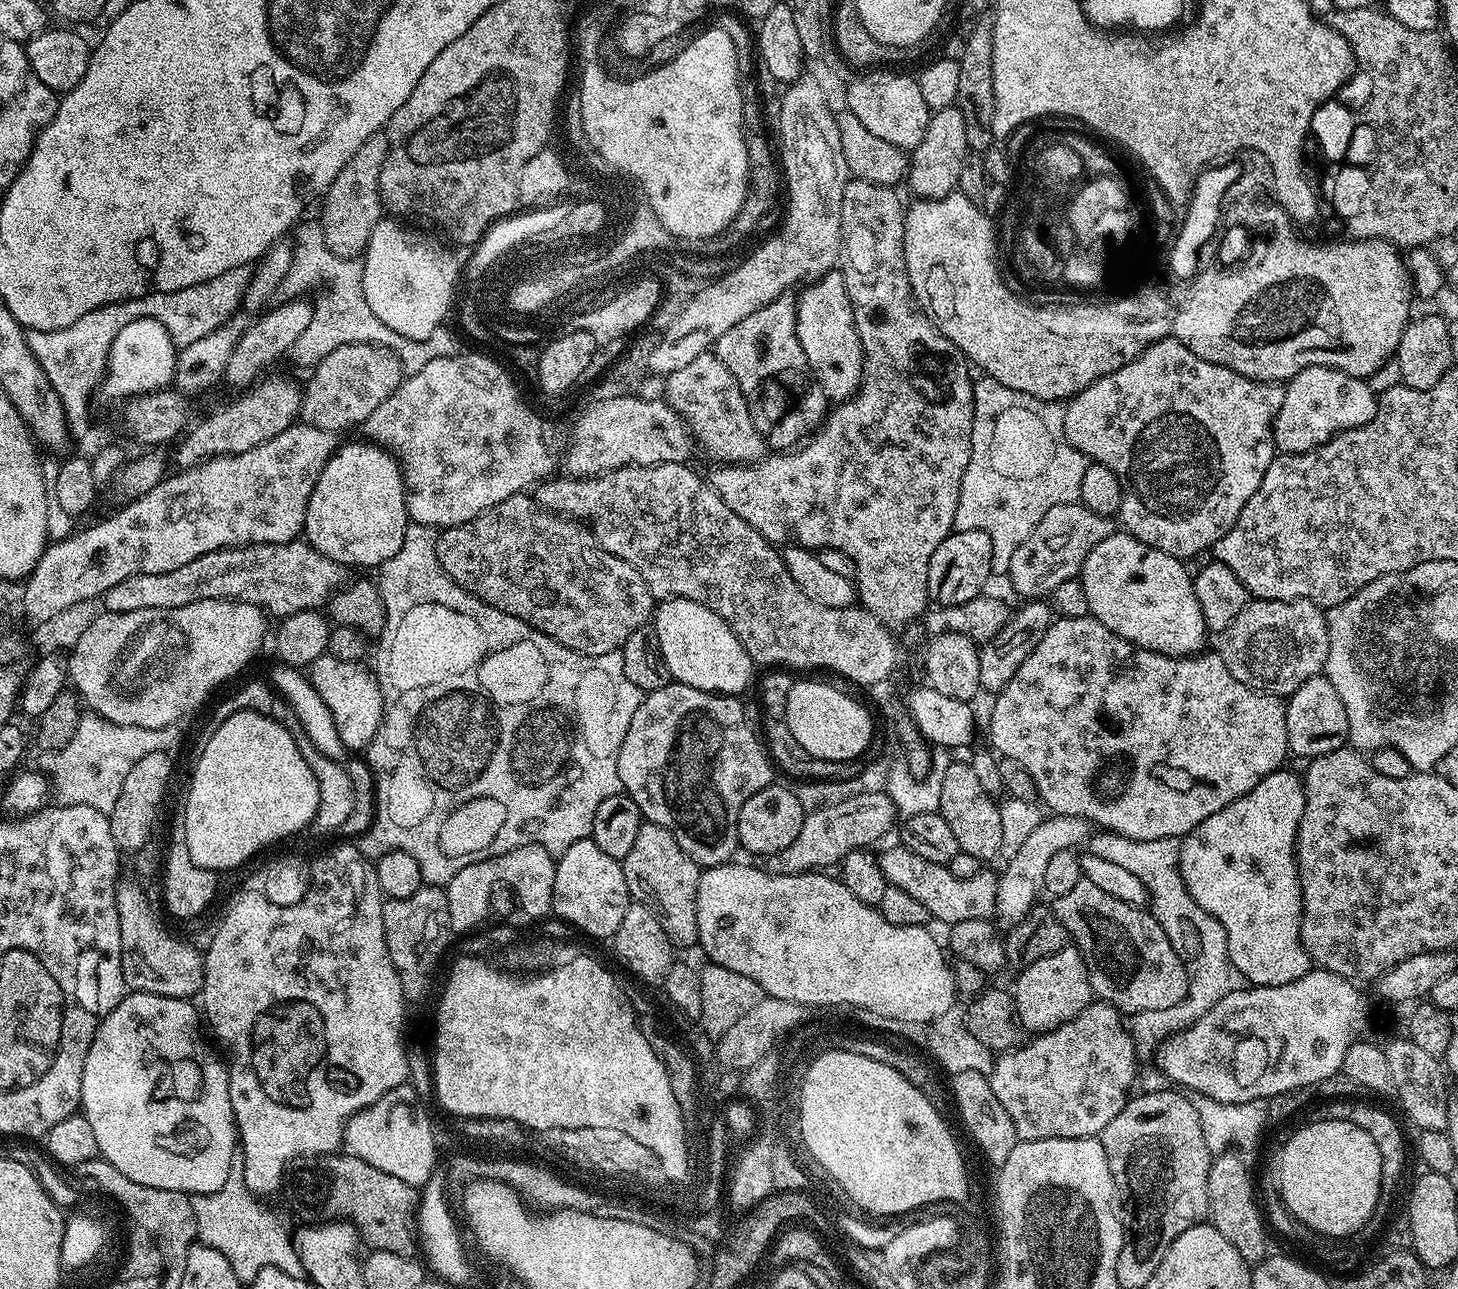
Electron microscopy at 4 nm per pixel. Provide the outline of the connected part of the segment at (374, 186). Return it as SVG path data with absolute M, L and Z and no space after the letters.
M381 130L370 134L354 153L354 158L342 166L338 178L322 197L318 222L322 226L322 238L335 256L356 258L368 247L368 239L374 226L382 218L380 203L380 175L388 153L388 133Z

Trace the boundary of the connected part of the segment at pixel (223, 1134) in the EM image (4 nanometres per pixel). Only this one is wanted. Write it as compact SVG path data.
M129 991L121 1000L120 1005L105 1020L100 1021L94 1042L86 1054L86 1062L82 1070L82 1094L80 1108L82 1115L94 1129L94 1138L98 1138L98 1153L105 1165L114 1166L114 1170L122 1170L126 1178L133 1182L142 1182L142 1186L154 1186L158 1190L174 1190L186 1192L192 1196L205 1196L211 1192L222 1190L226 1186L228 1175L233 1172L232 1159L238 1156L238 1137L236 1135L236 1119L230 1106L230 1090L228 1089L228 1070L223 1059L212 1053L210 1045L204 1041L200 1033L202 1016L191 999L166 998L158 994Z

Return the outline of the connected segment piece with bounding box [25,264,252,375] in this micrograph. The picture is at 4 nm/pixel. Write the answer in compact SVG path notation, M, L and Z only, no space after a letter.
M249 265L234 267L210 278L206 282L184 287L178 291L155 292L138 299L120 300L108 303L84 314L78 321L58 331L34 331L29 329L25 336L27 345L37 358L43 372L107 372L110 346L124 326L138 318L154 318L166 327L176 348L182 349L199 338L204 338L218 329L235 315L241 296L248 291L252 268Z

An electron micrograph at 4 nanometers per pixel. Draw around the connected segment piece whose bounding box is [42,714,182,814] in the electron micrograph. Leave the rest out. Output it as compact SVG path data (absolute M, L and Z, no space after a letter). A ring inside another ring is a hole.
M84 714L78 722L78 730L74 730L74 738L70 738L70 742L66 742L66 746L62 746L57 752L51 753L42 768L50 777L51 791L59 803L90 806L107 814L114 810L114 802L118 802L118 794L122 794L122 782L126 782L126 774L130 774L134 762L146 758L146 754L171 753L172 747L180 740L180 730L180 724L162 726L158 730L146 730L146 726L118 726L95 714Z

